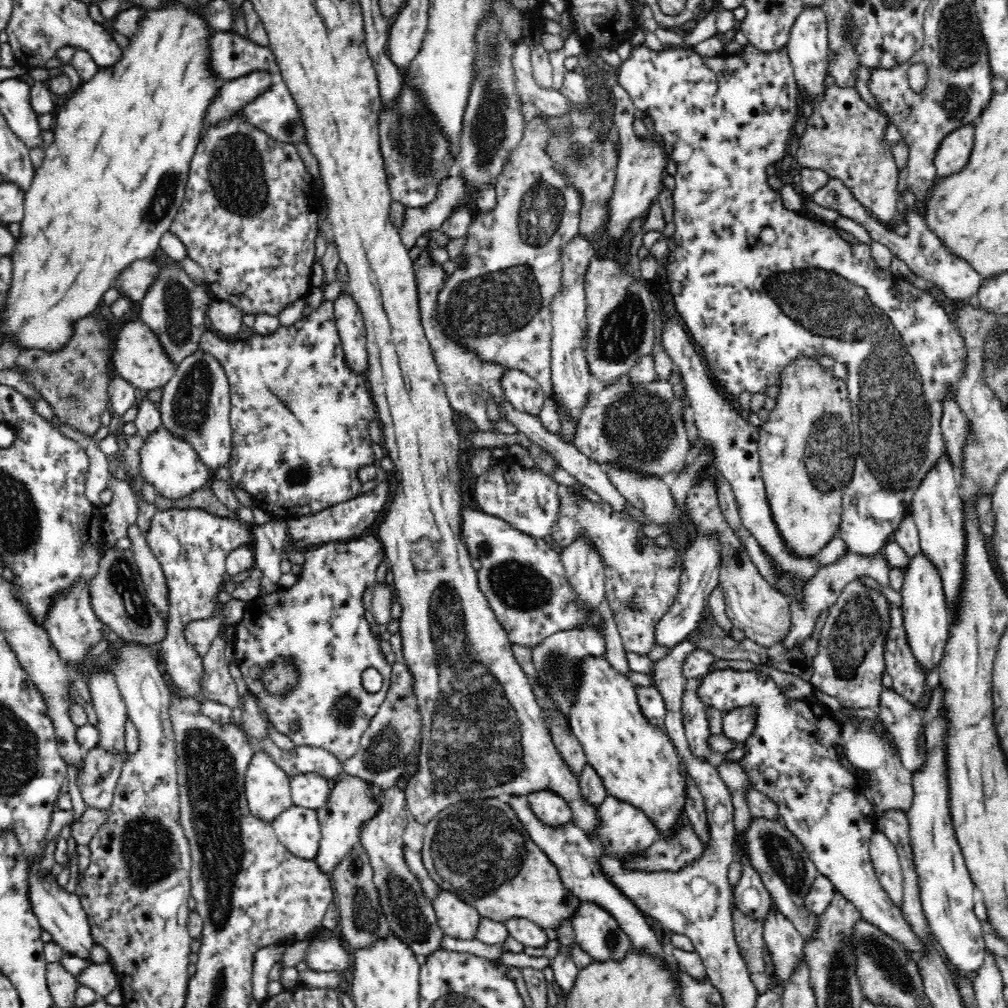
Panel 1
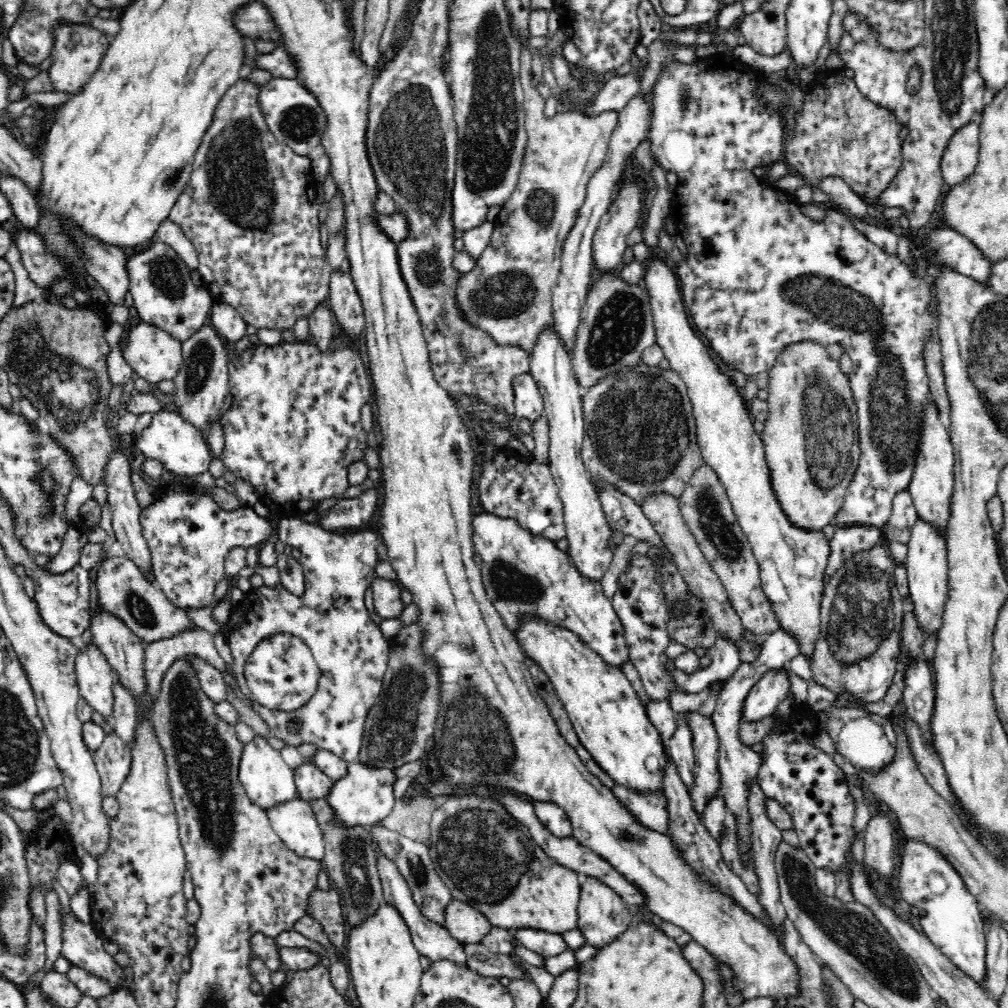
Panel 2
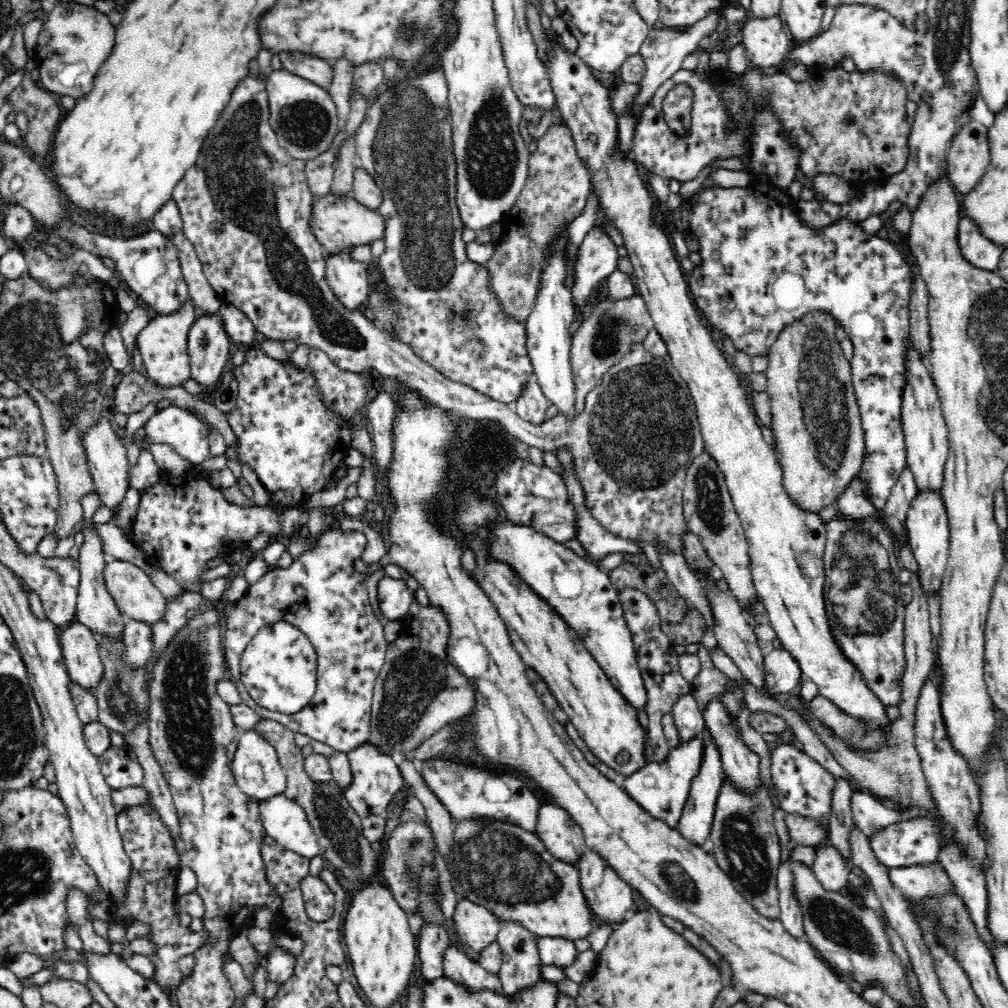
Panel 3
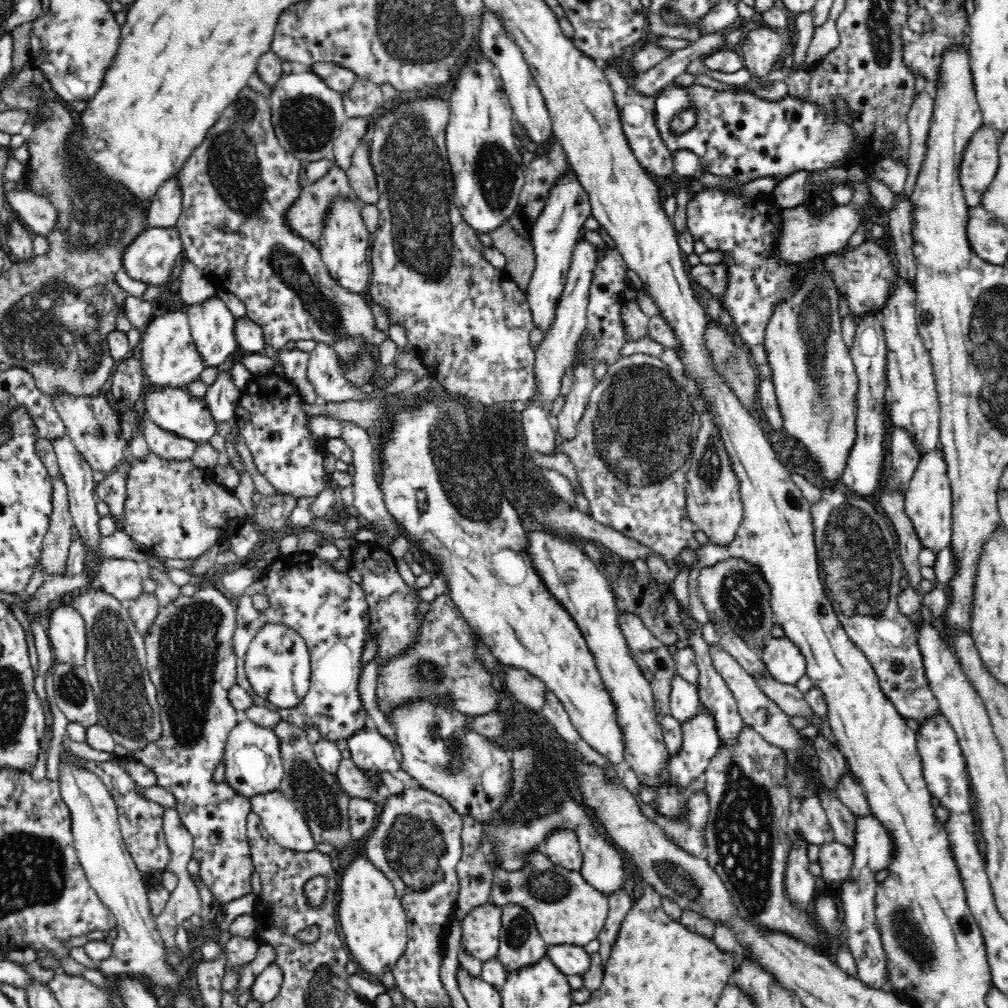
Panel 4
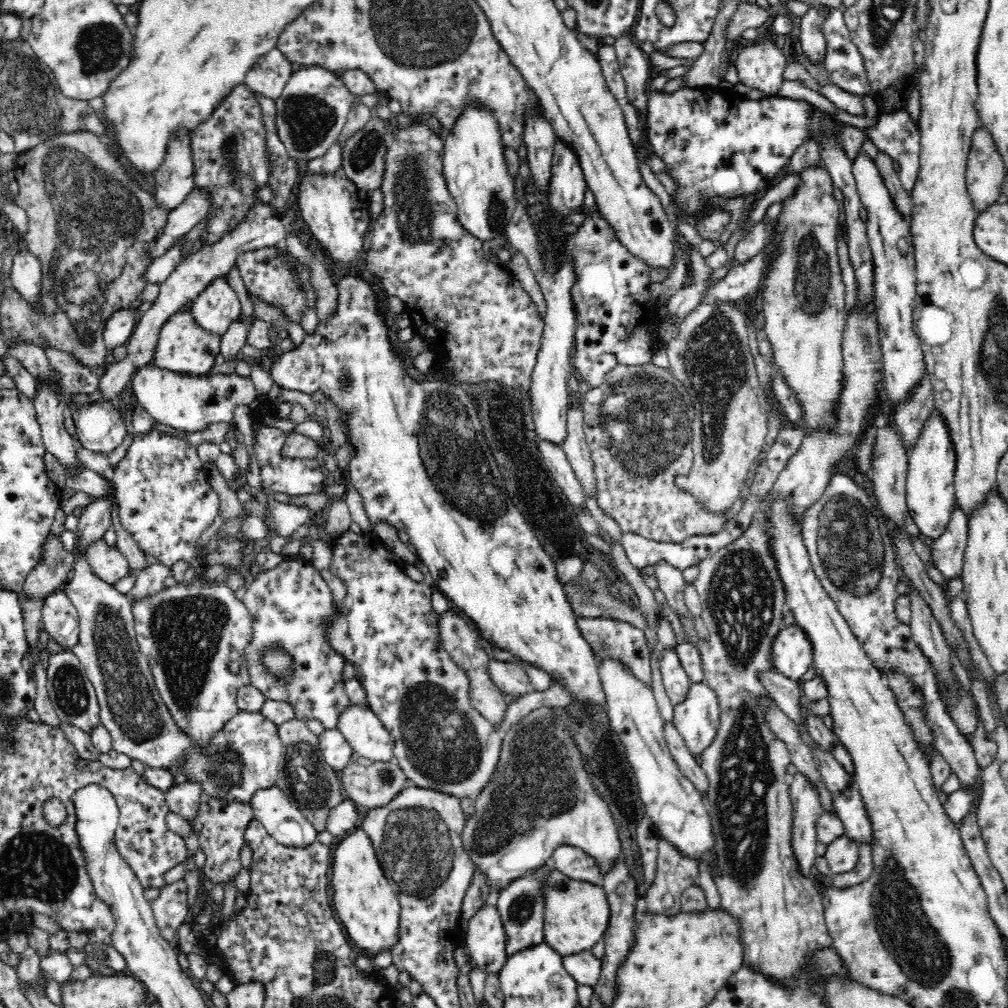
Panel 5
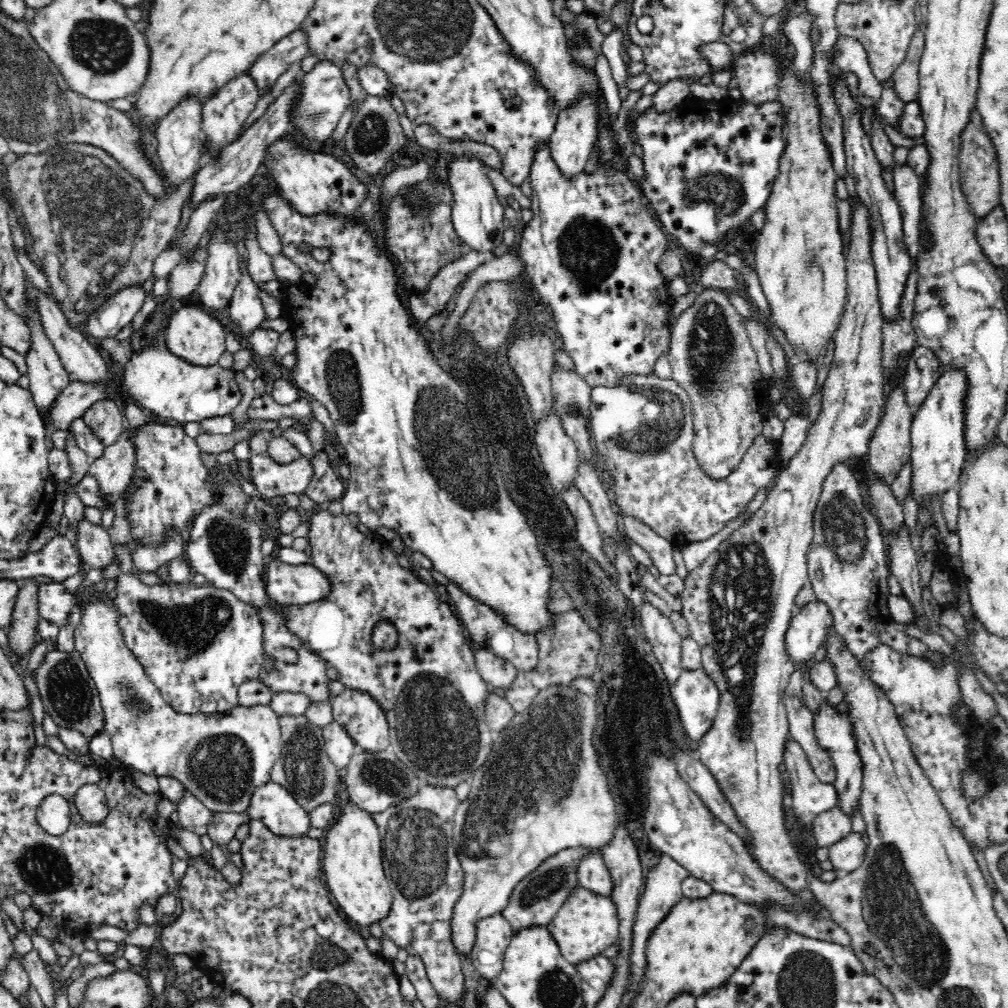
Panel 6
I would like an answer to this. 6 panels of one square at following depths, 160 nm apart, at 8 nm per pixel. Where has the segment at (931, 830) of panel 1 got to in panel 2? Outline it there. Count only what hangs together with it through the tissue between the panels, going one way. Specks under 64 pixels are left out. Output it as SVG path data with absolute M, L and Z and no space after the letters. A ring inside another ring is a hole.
M909 840L904 848L903 856L900 856L899 867L896 871L895 881L900 888L902 898L908 902L912 908L912 916L916 918L918 926L922 928L922 933L929 941L964 974L967 974L978 986L982 987L986 980L986 948L987 942L983 929L982 915L978 911L977 899L967 889L962 877L948 865L945 858L927 844Z

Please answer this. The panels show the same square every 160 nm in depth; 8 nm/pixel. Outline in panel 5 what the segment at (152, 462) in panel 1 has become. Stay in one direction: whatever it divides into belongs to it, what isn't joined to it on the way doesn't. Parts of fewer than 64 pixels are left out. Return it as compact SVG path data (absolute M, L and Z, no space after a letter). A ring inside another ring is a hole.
M156 363L138 367L130 380L129 390L153 418L157 426L175 432L202 431L212 423L230 423L238 406L249 405L256 397L254 384L249 377L238 373L204 373L192 376L184 371L172 371Z

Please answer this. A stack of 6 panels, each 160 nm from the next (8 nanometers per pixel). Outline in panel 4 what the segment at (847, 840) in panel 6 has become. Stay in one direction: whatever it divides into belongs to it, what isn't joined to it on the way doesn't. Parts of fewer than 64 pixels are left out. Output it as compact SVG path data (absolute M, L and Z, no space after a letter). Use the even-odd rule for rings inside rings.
M834 839L819 850L819 865L824 880L842 882L848 878L853 866L853 848Z

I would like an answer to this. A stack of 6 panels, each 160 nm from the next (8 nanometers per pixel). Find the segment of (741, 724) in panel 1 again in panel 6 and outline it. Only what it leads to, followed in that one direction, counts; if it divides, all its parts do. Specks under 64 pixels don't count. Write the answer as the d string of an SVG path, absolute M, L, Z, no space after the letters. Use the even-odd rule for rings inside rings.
M814 600L795 610L786 632L789 654L798 667L813 658L832 630L834 614L828 601Z

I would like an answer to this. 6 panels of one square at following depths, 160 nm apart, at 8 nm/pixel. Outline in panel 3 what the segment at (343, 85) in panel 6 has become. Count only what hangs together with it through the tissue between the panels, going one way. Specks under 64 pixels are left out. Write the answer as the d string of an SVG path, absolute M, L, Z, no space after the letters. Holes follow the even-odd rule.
M276 69L266 77L271 126L277 142L295 159L311 160L334 146L338 132L338 110L327 89L286 69Z

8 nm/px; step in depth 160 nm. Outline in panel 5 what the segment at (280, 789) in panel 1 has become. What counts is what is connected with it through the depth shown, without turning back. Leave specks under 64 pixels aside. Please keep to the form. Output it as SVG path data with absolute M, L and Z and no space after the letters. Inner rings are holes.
M80 535L75 536L75 545L71 551L74 567L72 580L62 587L78 614L78 642L72 646L72 652L94 685L100 703L101 725L111 735L112 748L120 754L126 754L131 760L142 762L145 766L161 767L167 771L170 771L170 768L179 768L187 780L200 784L205 796L222 800L225 804L249 803L257 790L274 786L285 752L277 725L260 711L239 710L238 714L230 718L216 734L211 735L207 745L198 745L192 739L192 735L184 732L169 712L164 699L160 696L160 691L155 687L148 660L140 653L134 633L134 615L130 598L92 572L78 540Z

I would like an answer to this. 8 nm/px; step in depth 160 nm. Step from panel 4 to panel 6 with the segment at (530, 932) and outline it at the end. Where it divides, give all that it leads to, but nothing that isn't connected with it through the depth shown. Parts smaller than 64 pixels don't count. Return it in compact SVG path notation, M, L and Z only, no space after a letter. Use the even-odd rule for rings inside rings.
M575 846L558 852L548 858L539 868L533 870L526 878L523 878L514 888L508 906L501 913L510 921L514 933L520 927L528 925L546 925L570 898L570 894L578 888L578 868L580 864L591 854L599 852L592 847Z

